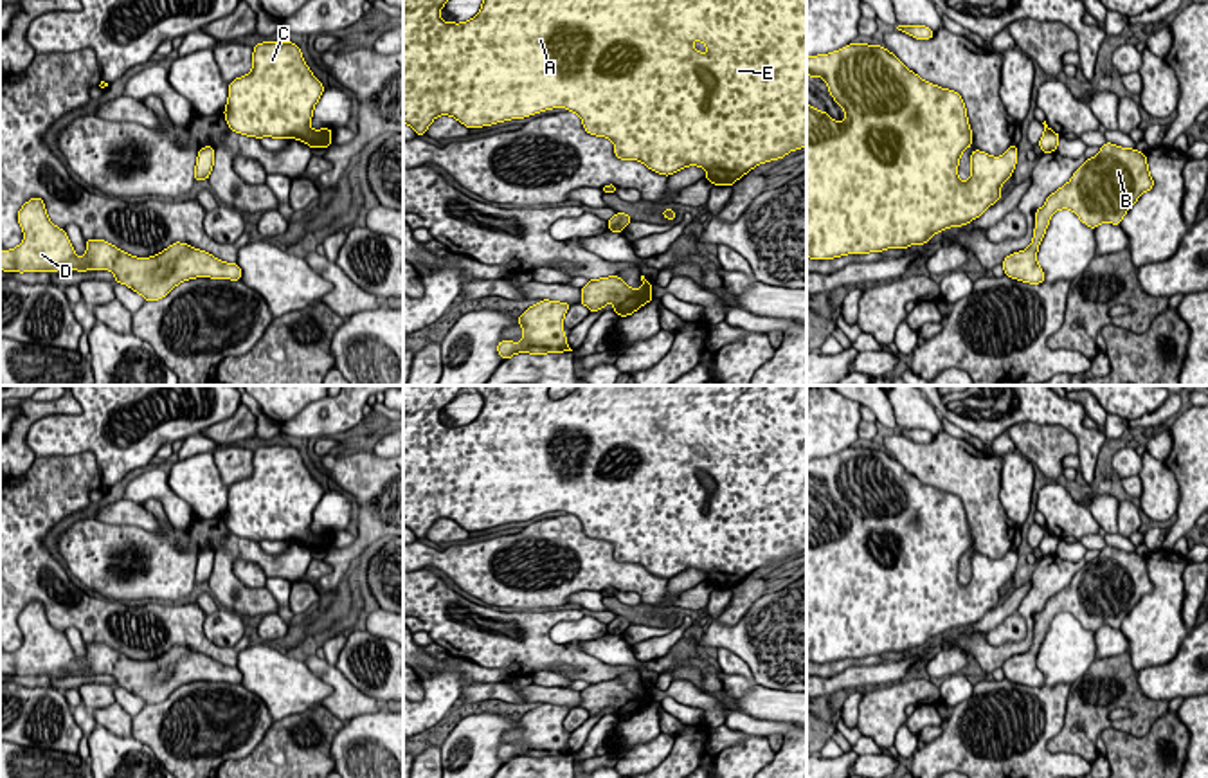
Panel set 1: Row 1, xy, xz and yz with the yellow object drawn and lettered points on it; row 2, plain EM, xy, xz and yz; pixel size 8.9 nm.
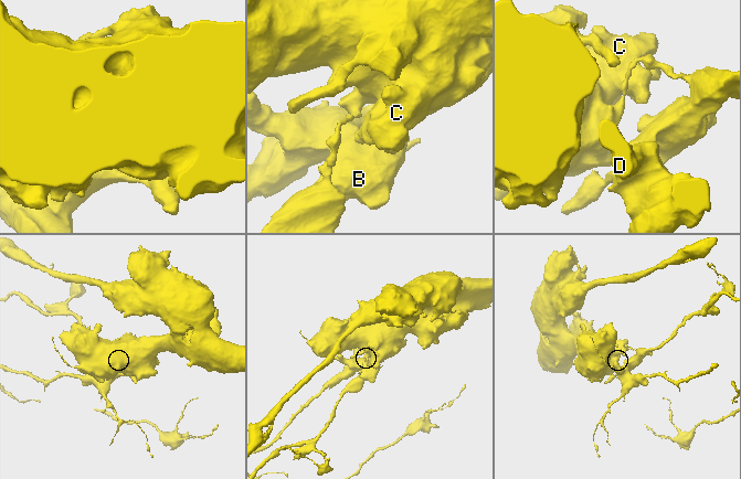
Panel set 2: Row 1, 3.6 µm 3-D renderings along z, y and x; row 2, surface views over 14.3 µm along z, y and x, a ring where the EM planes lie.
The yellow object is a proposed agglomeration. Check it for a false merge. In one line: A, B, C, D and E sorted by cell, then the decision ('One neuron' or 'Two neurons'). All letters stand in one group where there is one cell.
Groups: A C E / B D. Two neurons

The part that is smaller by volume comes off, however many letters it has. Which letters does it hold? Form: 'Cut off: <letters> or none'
Cut off: B, D

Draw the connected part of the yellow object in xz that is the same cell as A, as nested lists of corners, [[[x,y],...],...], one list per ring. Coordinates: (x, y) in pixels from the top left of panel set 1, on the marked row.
[[[403,0],[403,124],[412,126],[418,137],[439,115],[481,128],[567,108],[580,115],[587,133],[610,139],[618,158],[639,160],[666,176],[699,166],[715,185],[733,185],[758,164],[807,146],[807,0],[482,0],[481,11],[461,23],[441,20],[446,2]]]

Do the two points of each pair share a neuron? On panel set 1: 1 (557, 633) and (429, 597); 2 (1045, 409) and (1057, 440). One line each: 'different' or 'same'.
1: different
2: different

